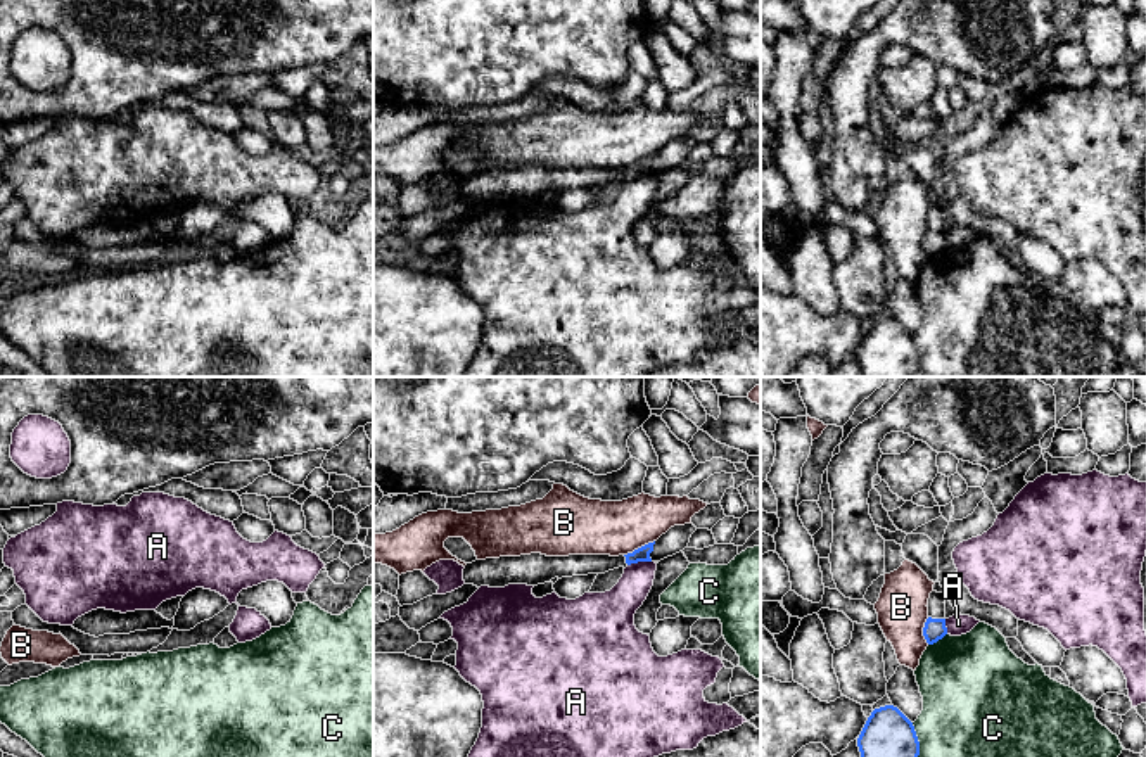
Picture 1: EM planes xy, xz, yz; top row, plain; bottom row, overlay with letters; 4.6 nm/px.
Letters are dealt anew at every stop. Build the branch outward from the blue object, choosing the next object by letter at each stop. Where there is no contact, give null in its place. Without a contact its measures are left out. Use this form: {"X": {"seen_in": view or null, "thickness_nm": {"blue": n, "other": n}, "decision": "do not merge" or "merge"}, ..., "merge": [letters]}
{"A": {"seen_in": "xz", "thickness_nm": {"blue": 70, "other": 180}, "decision": "do not merge"}, "B": {"seen_in": "xz", "thickness_nm": {"blue": 70, "other": 260}, "decision": "do not merge"}, "C": {"seen_in": "yz", "thickness_nm": {"blue": 100, "other": 460}, "decision": "do not merge"}, "merge": []}

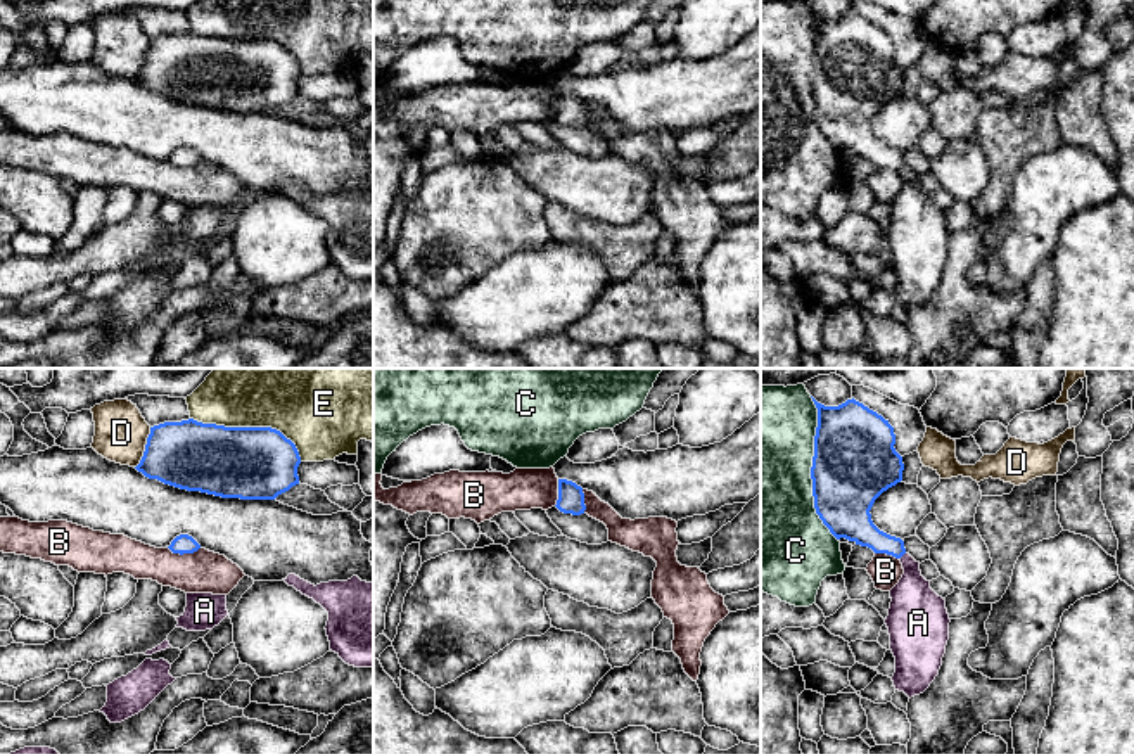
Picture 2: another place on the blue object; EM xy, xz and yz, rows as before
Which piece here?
{"A": {"seen_in": "yz", "thickness_nm": {"blue": 140, "other": 220}, "decision": "merge"}, "B": {"seen_in": "xy", "thickness_nm": {"blue": 90, "other": 200}, "decision": "do not merge"}, "C": {"seen_in": "yz", "thickness_nm": {"blue": 380, "other": 480}, "decision": "do not merge"}, "D": {"seen_in": "xy", "thickness_nm": {"blue": 320, "other": 240}, "decision": "do not merge"}, "E": {"seen_in": "xy", "thickness_nm": {"blue": 340, "other": 260}, "decision": "do not merge"}, "merge": ["A"]}

